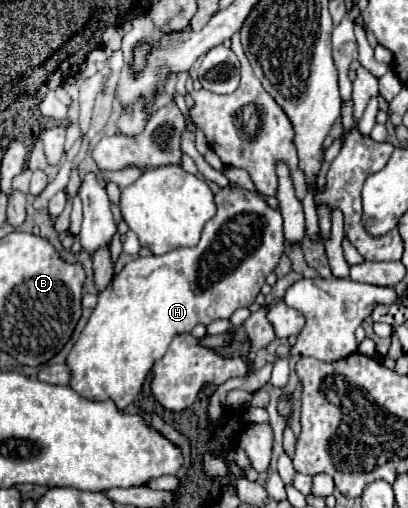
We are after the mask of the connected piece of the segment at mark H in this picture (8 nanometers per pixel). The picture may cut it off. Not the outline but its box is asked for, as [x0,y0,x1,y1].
[67,183,285,409]

